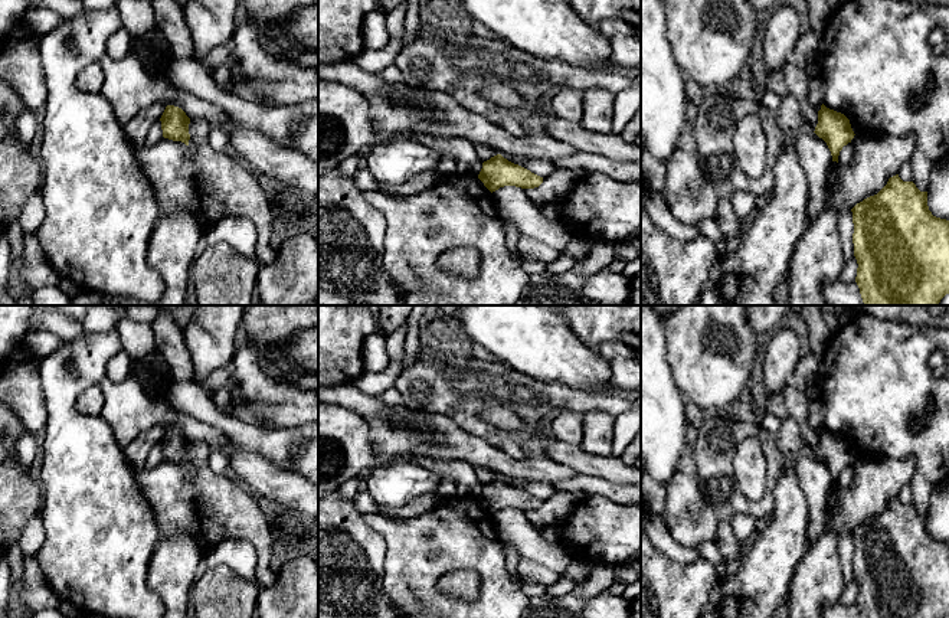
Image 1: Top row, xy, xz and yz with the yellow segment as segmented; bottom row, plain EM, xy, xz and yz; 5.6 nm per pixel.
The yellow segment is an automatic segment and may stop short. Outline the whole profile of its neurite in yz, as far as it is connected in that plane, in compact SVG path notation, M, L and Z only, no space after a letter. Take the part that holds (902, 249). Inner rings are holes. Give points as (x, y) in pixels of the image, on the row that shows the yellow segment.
M896 174L877 194L857 203L851 212L858 264L855 282L865 305L937 305L949 294L949 220L932 215L927 192L920 192L913 182L903 182Z

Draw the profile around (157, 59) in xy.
M156 46L148 55L137 59L141 62L145 72L164 76L164 69L173 59L173 55L166 46Z

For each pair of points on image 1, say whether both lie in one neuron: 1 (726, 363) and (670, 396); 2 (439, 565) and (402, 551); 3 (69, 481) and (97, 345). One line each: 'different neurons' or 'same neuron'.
1: different neurons
2: same neuron
3: same neuron

